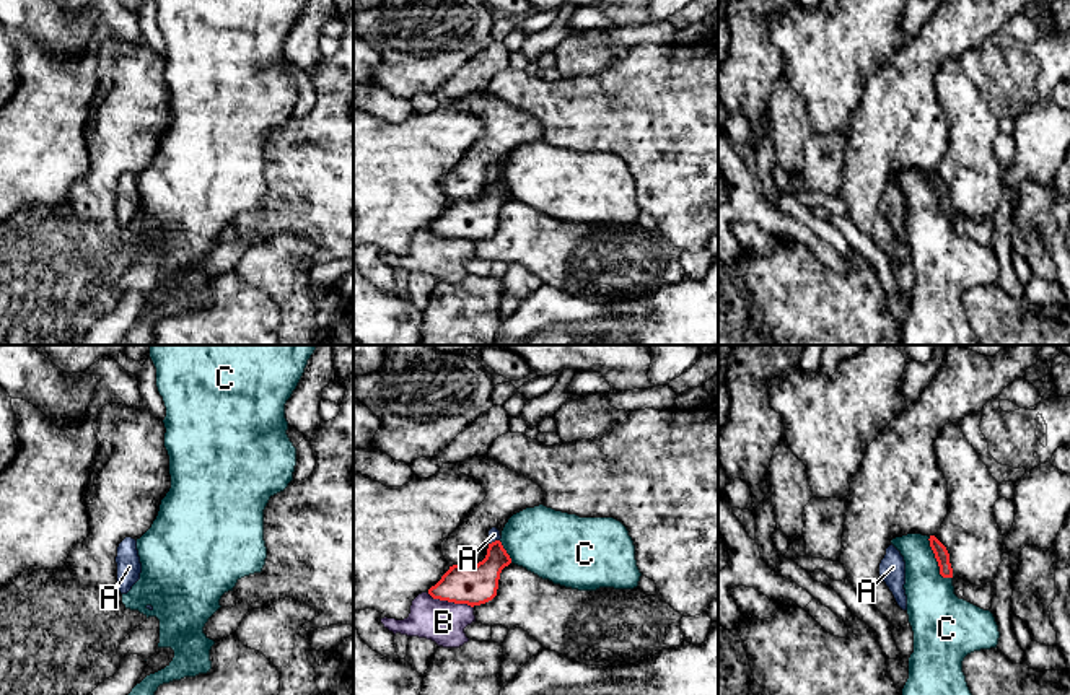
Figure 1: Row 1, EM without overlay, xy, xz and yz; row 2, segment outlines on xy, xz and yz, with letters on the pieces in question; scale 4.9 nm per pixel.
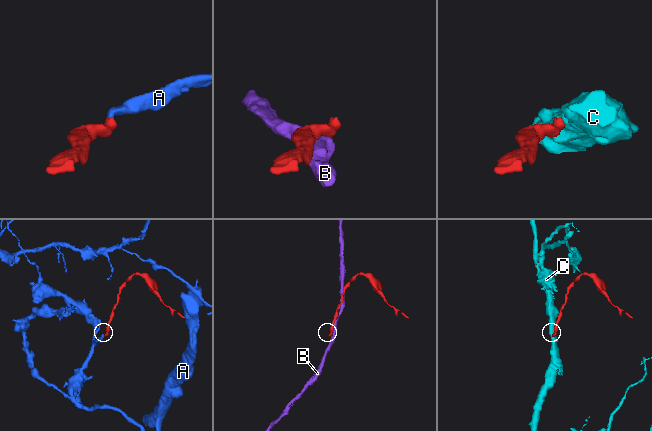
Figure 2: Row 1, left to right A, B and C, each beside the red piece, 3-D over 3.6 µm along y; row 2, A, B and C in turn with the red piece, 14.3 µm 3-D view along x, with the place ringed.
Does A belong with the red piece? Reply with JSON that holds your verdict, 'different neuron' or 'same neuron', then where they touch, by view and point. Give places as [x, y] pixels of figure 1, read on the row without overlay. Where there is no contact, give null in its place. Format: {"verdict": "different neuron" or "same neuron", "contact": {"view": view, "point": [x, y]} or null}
{"verdict": "same neuron", "contact": {"view": "xz", "point": [495, 176]}}

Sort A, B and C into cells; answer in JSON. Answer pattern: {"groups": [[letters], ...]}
{"groups": [["A"], ["B"], ["C"]]}

